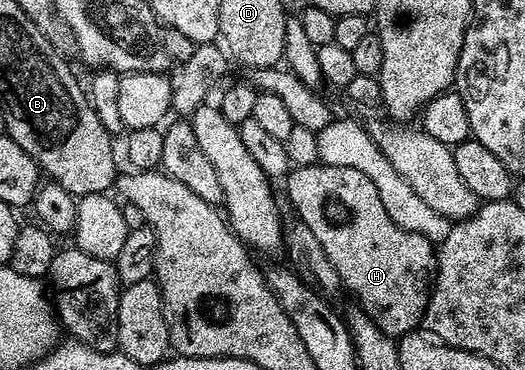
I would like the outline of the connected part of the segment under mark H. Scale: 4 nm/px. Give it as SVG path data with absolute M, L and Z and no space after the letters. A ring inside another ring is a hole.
M318 162L306 168L293 168L284 184L297 211L296 219L319 238L319 246L323 246L323 254L331 258L331 266L335 266L344 291L357 299L354 300L356 307L369 315L389 337L400 338L414 331L424 321L425 308L429 305L431 281L435 276L434 241L391 222L387 210L383 210L383 198L379 198L379 190L375 190L375 182L371 182L367 174L359 174L359 170Z

